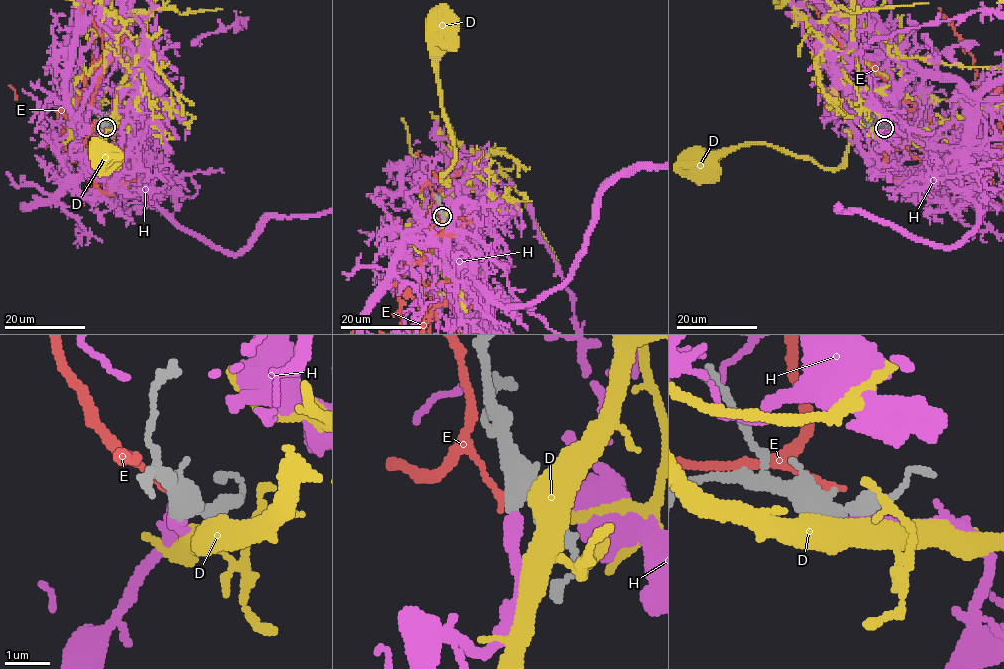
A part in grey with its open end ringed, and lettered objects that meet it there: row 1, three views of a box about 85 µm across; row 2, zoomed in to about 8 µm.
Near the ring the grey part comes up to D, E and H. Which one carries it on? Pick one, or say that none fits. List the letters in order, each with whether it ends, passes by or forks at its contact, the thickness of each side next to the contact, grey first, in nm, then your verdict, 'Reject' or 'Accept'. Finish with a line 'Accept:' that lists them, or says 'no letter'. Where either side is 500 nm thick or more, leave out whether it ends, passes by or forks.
D: It forks there. Thickness 280 nm (grey) against 440 nm. Reject
E: It ends there. Thickness 440 nm (grey) against 150 nm. Reject
H: It ends there. Thickness 360 nm (grey) against 300 nm. Accept
Accept: H

